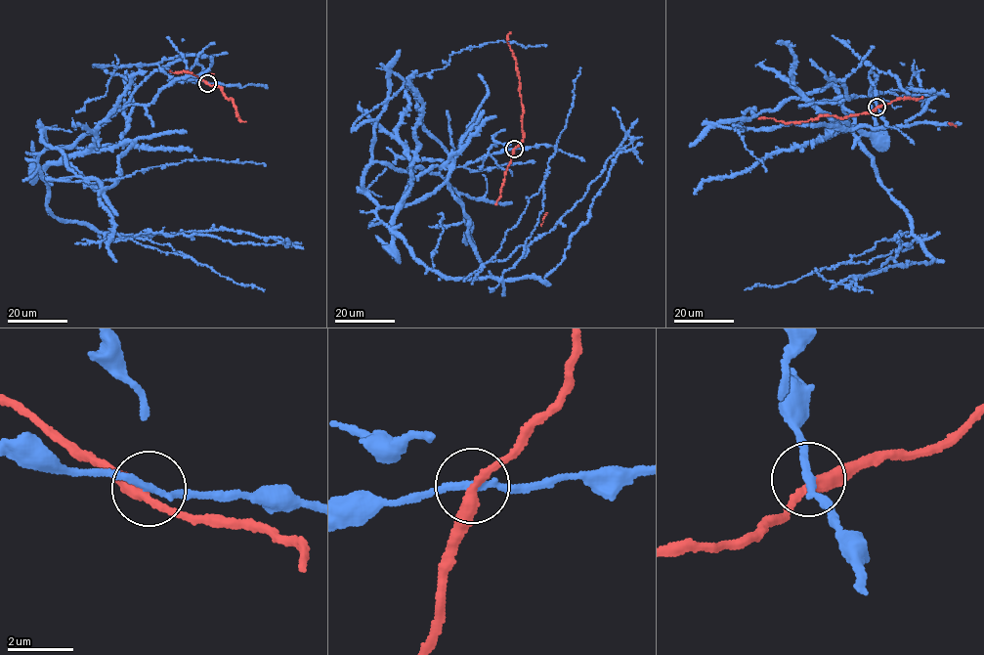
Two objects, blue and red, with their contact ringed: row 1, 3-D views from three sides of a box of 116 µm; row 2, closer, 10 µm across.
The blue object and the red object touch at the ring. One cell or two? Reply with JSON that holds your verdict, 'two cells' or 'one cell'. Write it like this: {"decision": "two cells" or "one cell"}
{"decision": "two cells"}

